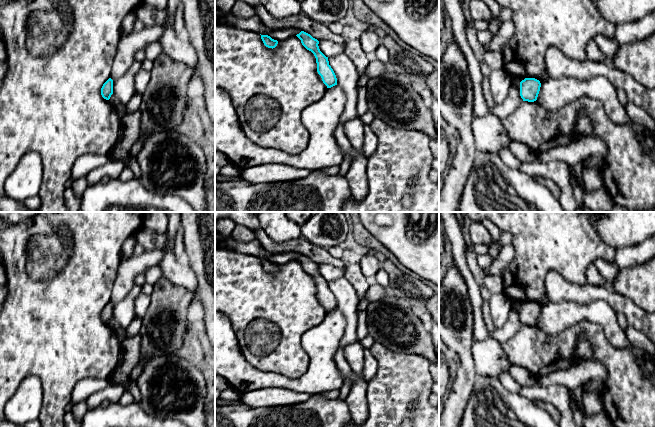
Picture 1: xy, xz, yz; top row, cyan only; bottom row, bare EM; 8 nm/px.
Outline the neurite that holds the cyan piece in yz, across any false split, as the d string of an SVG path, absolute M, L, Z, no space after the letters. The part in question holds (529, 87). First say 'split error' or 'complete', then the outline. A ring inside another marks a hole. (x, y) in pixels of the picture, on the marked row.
complete | M525 78L520 82L520 96L523 101L534 102L537 100L541 83L535 78Z

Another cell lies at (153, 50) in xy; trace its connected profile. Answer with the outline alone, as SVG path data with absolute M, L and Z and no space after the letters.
M153 42L145 48L146 59L155 61L155 59L162 53L162 47L159 42Z

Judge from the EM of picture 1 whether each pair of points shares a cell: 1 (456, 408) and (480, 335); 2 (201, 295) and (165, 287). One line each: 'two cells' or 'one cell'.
1: two cells
2: two cells

